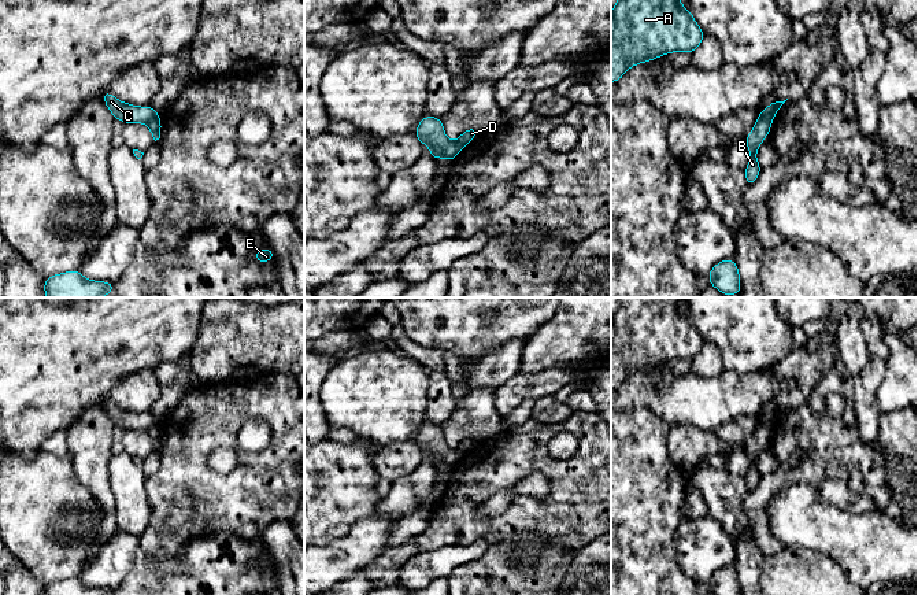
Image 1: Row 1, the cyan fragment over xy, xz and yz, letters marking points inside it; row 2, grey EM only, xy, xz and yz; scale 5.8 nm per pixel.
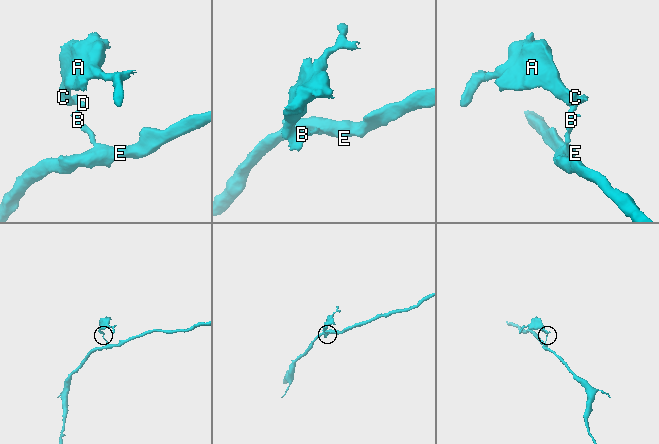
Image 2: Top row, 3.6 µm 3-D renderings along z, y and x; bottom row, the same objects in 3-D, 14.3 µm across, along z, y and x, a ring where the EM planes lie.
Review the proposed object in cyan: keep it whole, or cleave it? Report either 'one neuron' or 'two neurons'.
two neurons

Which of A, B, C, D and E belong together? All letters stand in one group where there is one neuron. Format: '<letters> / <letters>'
A C / B D E

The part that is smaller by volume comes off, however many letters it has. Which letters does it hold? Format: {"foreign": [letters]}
{"foreign": ["A", "C"]}

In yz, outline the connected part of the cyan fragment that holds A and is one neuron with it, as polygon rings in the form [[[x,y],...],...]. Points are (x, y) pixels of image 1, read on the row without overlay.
[[[618,298],[619,306],[611,319],[611,389],[619,388],[625,378],[643,369],[669,359],[692,361],[704,339],[692,319],[681,313],[680,298]]]

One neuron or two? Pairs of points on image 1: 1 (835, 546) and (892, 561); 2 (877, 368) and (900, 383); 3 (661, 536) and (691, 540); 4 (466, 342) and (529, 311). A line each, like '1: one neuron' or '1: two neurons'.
1: one neuron
2: two neurons
3: two neurons
4: one neuron

